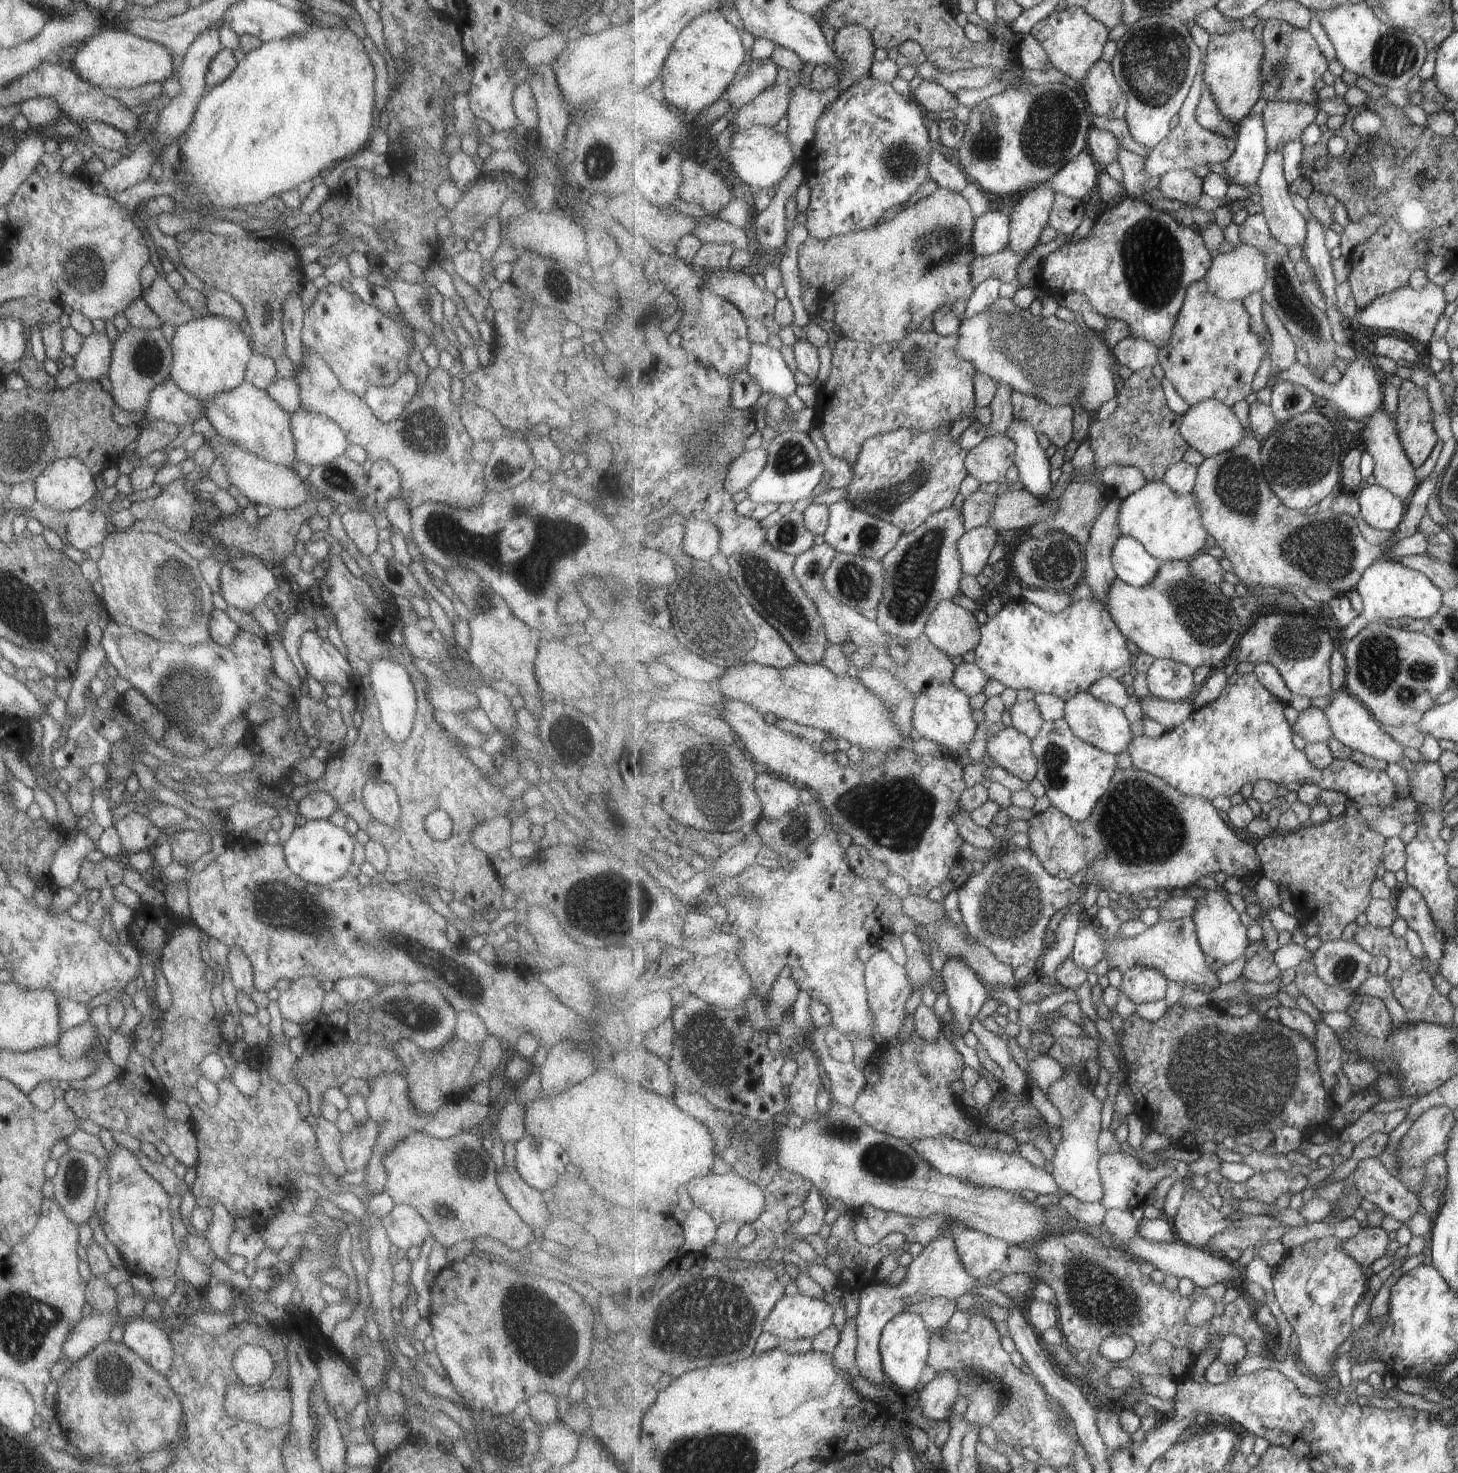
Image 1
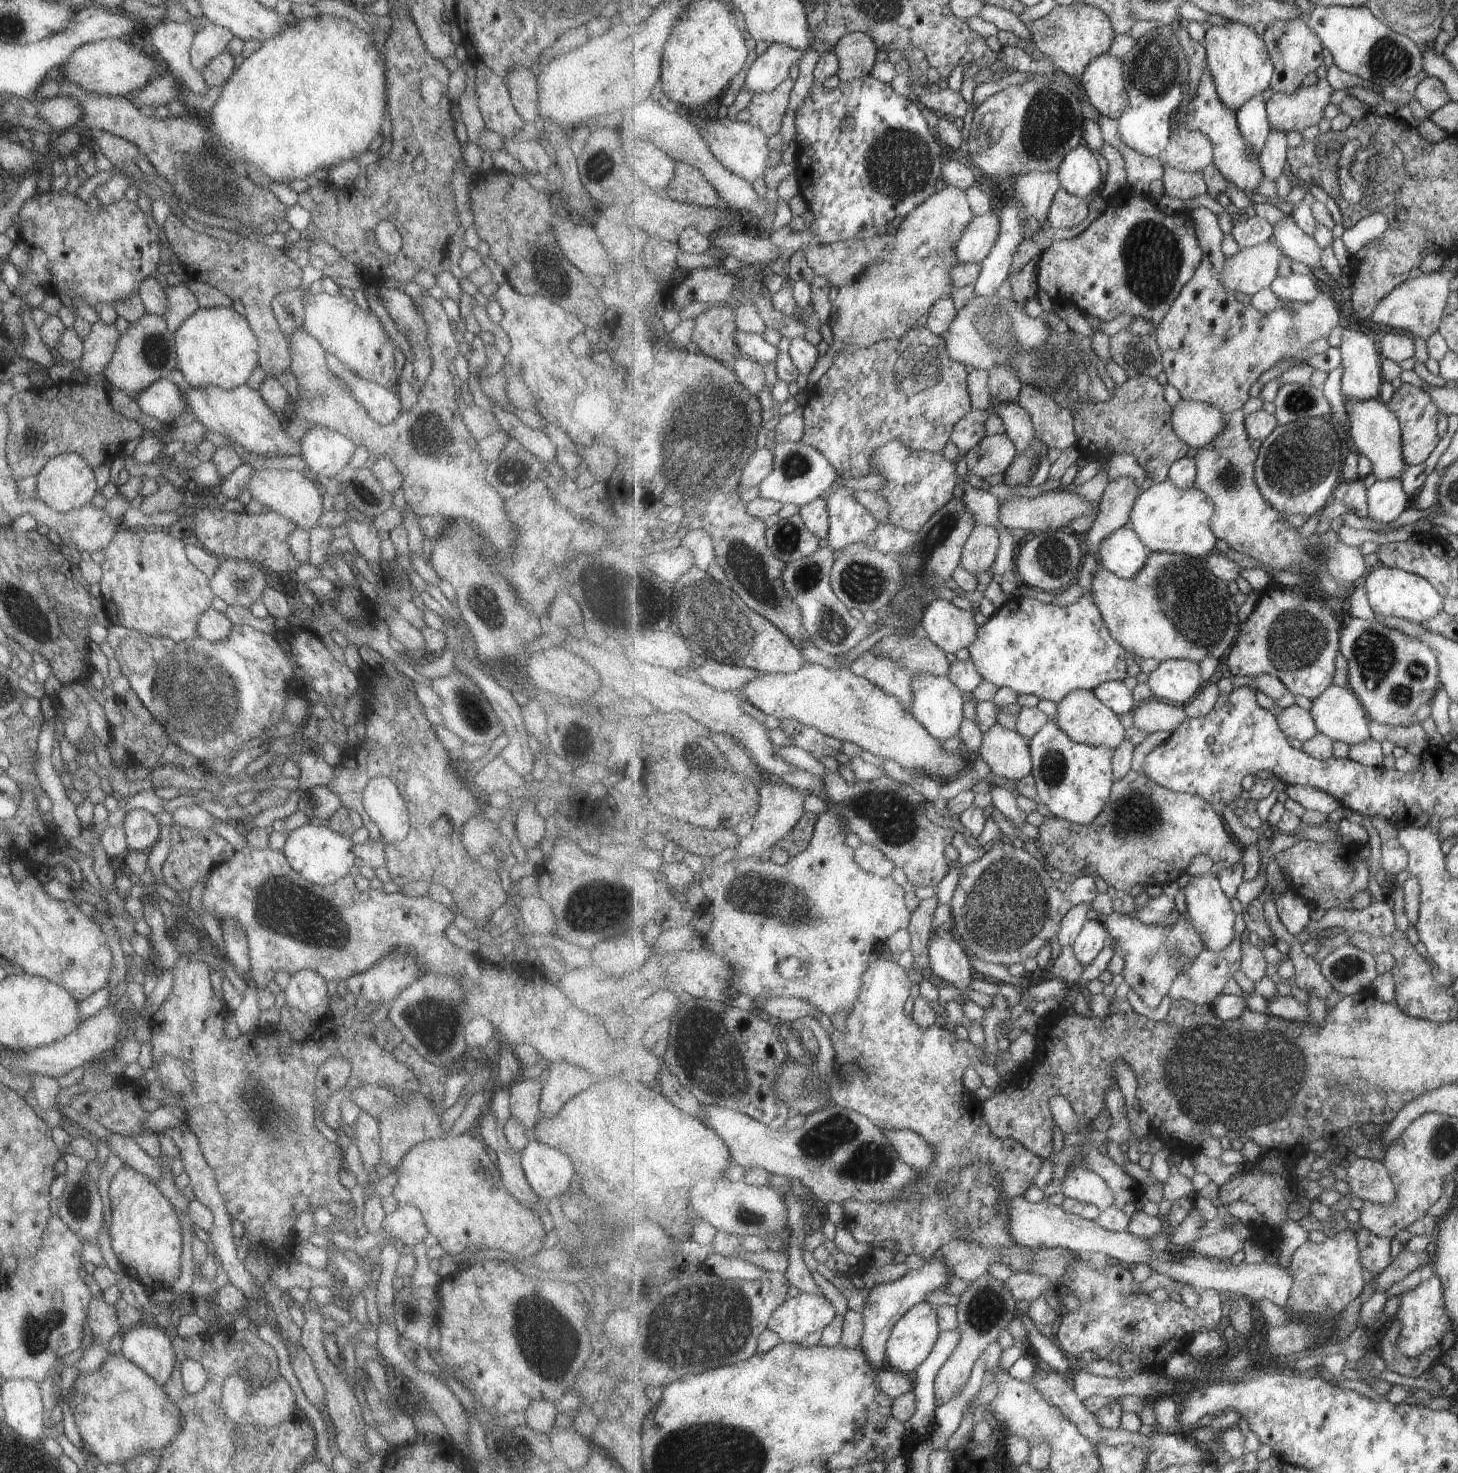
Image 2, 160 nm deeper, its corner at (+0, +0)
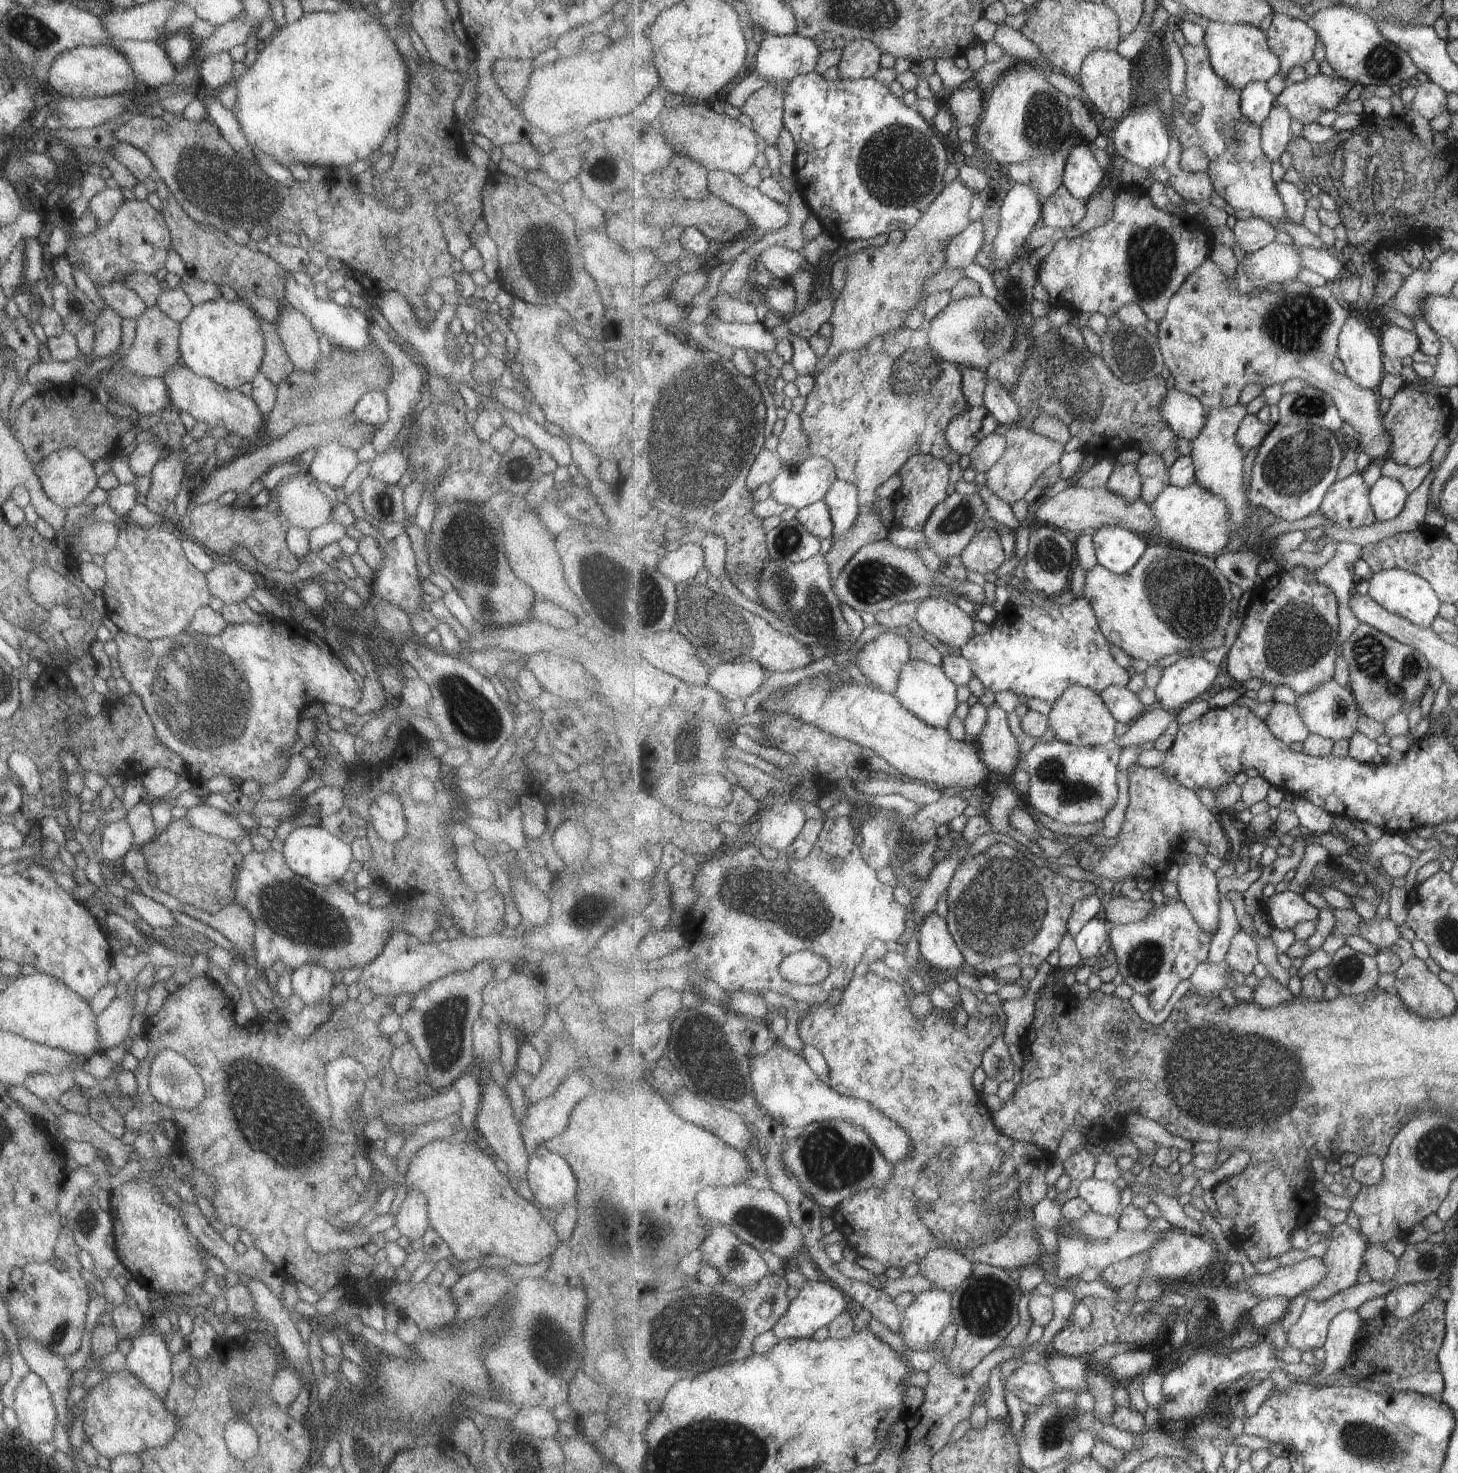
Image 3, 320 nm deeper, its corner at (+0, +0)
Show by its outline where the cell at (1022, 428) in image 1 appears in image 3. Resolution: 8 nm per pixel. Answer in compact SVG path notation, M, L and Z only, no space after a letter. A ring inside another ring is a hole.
M984 370L986 385L984 388L984 405L995 415L1001 425L1015 426L1021 418L1022 410L1017 401L997 379Z

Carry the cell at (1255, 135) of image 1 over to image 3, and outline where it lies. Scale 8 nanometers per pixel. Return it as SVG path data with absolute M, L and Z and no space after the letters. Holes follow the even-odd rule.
M1267 81L1250 82L1242 91L1242 111L1244 115L1255 124L1262 125L1268 119L1270 112L1276 105L1277 97L1269 90Z

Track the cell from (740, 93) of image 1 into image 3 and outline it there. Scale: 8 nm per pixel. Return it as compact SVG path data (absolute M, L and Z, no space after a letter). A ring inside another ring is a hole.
M799 33L783 36L769 34L756 48L755 70L768 79L790 81L796 76L808 75L817 71L821 55L821 47L809 37Z

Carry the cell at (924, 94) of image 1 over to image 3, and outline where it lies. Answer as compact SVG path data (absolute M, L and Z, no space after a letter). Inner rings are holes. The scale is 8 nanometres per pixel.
M975 84L954 90L947 102L959 126L970 126L976 129L985 114L982 87Z

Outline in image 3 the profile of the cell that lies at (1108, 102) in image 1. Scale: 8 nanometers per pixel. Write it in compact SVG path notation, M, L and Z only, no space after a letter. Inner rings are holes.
M1116 50L1093 51L1086 56L1079 76L1080 85L1088 95L1088 99L1105 118L1113 117L1119 122L1119 119L1124 118L1133 108L1133 92L1137 90L1133 62L1127 57L1122 57Z

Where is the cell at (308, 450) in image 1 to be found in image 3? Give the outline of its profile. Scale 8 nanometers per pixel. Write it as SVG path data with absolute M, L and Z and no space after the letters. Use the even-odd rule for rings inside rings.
M325 442L315 446L315 456L309 462L306 473L316 483L340 488L347 476L357 466L356 452L337 442Z

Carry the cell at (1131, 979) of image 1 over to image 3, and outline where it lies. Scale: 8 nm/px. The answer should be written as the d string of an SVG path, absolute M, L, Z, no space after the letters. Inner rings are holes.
M1165 898L1163 902L1155 905L1143 920L1114 925L1110 930L1117 968L1124 982L1134 993L1147 996L1151 1006L1158 1011L1171 1000L1179 984L1189 979L1201 963L1209 962L1214 939L1214 934L1199 924L1184 900Z

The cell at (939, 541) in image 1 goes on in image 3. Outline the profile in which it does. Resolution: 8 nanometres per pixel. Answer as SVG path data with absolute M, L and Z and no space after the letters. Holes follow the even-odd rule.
M956 492L949 494L931 513L923 530L928 538L930 548L940 560L960 556L977 534L977 524L987 517L988 512L989 508L986 500L983 500L977 492L968 495Z

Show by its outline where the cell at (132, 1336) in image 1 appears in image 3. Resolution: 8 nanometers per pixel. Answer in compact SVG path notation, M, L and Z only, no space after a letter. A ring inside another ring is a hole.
M139 1334L131 1339L132 1346L126 1354L125 1368L139 1379L155 1396L163 1400L171 1380L171 1355L166 1349L166 1338L153 1334Z

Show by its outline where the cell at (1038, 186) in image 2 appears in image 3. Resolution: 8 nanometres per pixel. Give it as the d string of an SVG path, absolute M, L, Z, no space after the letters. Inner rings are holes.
M1063 146L1053 154L1026 163L1009 163L1003 168L1006 180L1011 184L1032 186L1045 201L1064 184L1064 171L1071 151L1071 147Z

